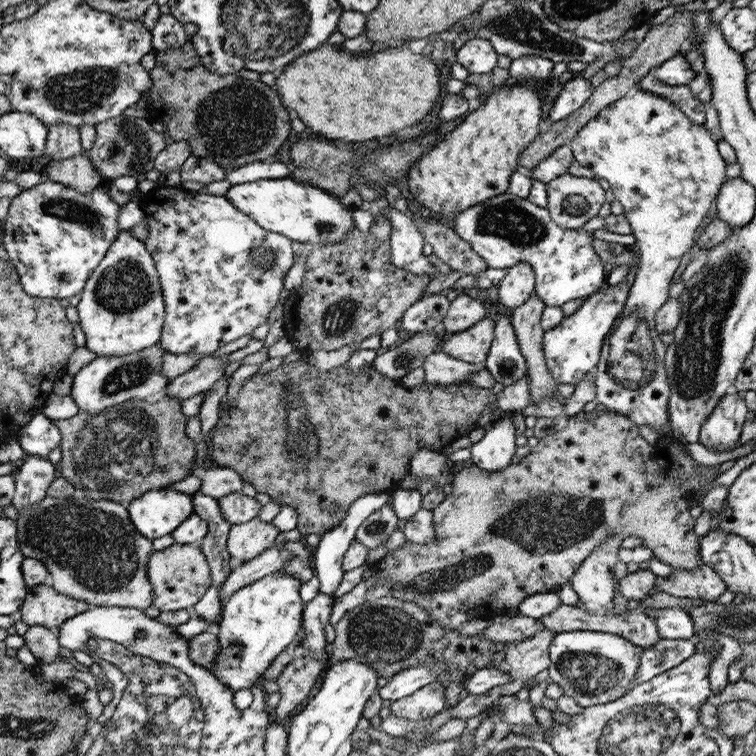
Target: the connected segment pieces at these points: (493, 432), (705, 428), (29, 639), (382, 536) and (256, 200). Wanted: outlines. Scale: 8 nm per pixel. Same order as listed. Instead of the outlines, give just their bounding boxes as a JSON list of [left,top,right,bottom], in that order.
[[472,418,516,471],[698,392,748,450],[23,626,61,663],[356,504,398,550],[224,176,355,244]]

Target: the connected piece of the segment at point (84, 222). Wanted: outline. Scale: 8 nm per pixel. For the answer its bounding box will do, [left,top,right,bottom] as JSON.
[2,175,120,299]

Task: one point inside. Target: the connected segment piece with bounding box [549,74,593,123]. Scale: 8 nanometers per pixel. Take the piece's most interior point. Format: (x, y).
(576, 92)

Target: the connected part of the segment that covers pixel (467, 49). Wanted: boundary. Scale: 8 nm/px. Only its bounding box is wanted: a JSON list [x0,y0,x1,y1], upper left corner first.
[456,38,498,74]

